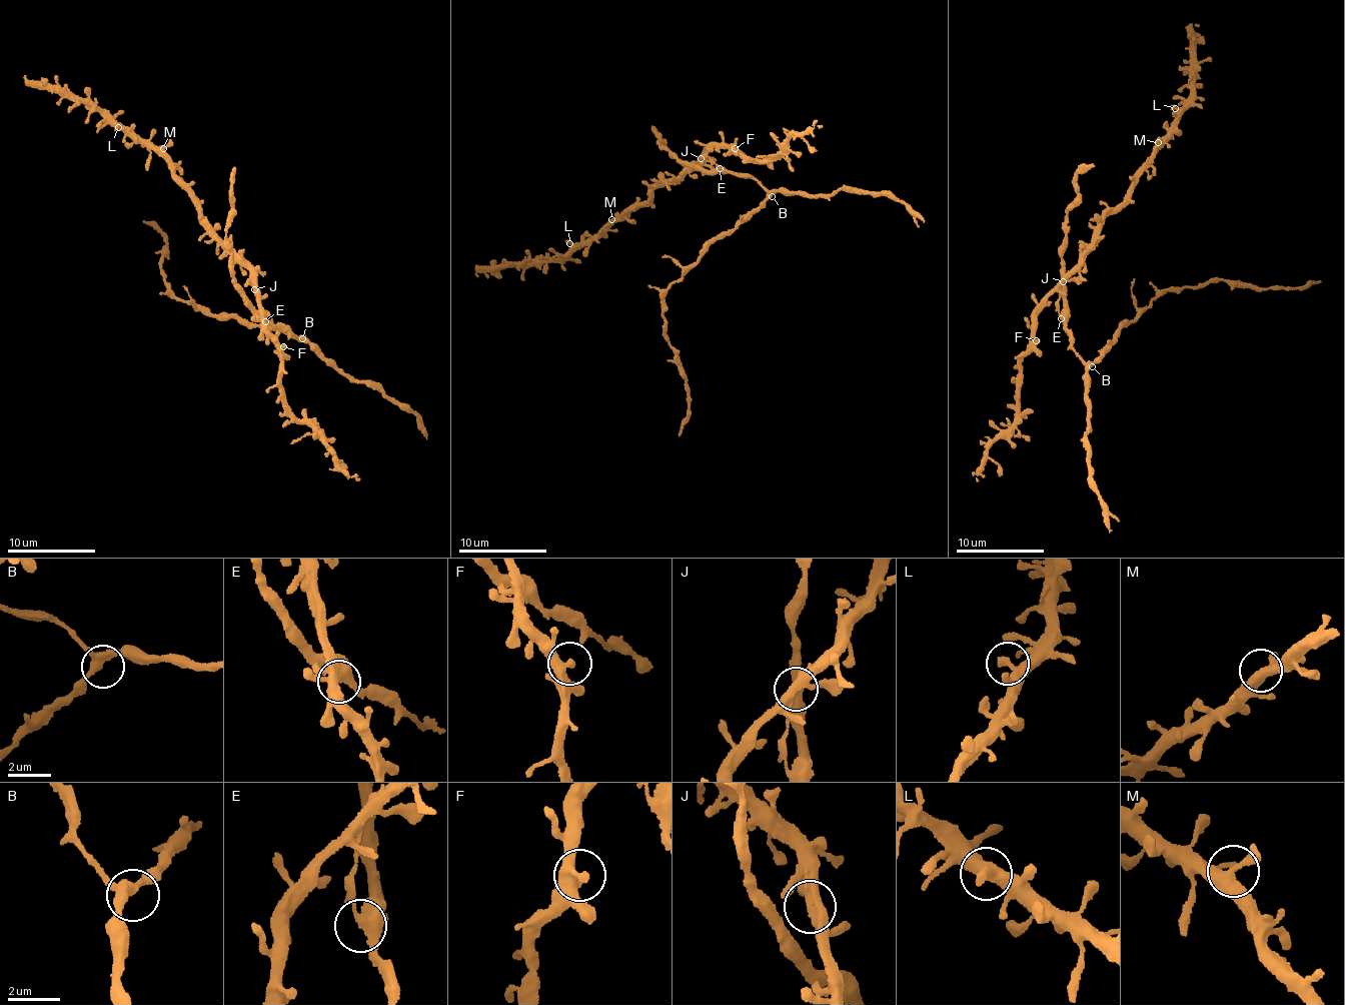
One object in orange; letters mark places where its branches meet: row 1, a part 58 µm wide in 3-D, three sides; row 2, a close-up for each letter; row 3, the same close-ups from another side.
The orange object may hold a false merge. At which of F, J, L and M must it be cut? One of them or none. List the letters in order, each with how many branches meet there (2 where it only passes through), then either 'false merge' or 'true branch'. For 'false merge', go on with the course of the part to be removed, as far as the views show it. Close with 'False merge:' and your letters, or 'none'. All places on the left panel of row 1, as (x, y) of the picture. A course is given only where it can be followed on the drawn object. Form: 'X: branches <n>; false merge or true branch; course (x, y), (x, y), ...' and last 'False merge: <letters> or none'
F: branches 2; true branch
J: branches 3; false merge; course (253, 289), (262, 315), (299, 339), (178, 299), (162, 270), (164, 238), (155, 223), (143, 221)
L: branches 2; true branch
M: branches 4; true branch
False merge: J

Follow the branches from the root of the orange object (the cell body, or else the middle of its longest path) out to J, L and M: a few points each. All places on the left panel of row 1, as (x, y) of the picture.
J: (267, 316), (253, 289)
L: (267, 316), (256, 300), (251, 273), (205, 227), (193, 192), (156, 151), (118, 127)
M: (267, 316), (256, 300), (251, 273), (205, 227), (193, 191), (174, 173), (163, 148)

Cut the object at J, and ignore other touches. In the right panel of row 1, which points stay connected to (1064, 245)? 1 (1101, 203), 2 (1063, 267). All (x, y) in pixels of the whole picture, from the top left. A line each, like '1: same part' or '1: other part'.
1: other part
2: same part

